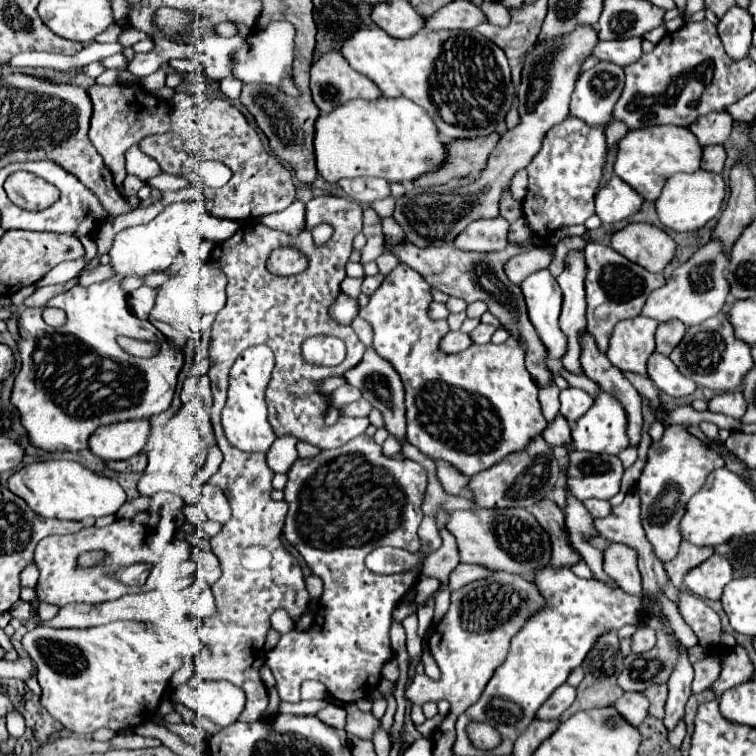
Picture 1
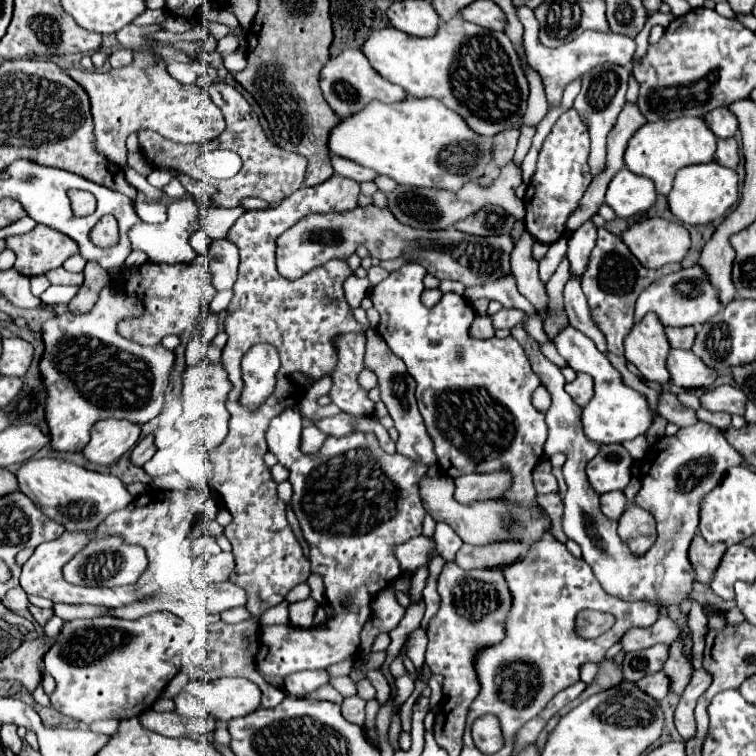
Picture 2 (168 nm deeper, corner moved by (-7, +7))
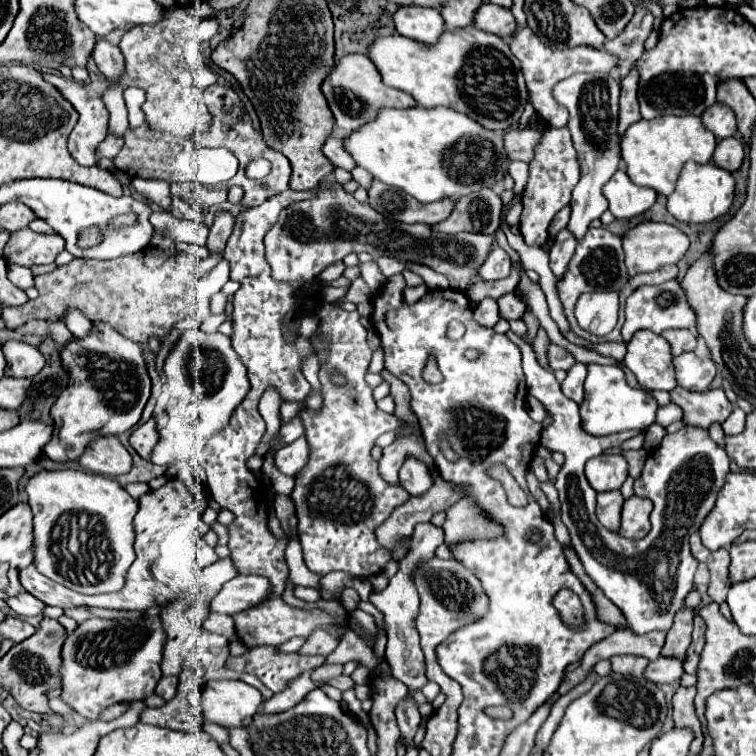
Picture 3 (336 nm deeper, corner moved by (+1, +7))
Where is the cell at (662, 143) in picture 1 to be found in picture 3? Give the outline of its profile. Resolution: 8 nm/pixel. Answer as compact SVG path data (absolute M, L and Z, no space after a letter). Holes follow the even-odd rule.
M664 116L664 118L654 118L654 120L638 120L622 136L622 160L626 162L626 172L634 184L650 186L658 194L668 196L674 192L680 170L688 160L694 160L698 164L712 162L716 142L718 142L716 136L704 128L700 116Z

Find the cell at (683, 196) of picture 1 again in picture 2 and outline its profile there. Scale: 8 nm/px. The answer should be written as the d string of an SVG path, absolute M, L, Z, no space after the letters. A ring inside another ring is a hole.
M716 162L694 164L678 170L674 186L668 194L670 212L684 224L708 224L726 214L726 210L738 200L738 174Z

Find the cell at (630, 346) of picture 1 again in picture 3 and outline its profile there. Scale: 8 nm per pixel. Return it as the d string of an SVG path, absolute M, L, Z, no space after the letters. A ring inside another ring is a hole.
M640 330L628 342L628 354L624 358L624 364L634 372L642 388L648 388L650 392L672 392L676 388L672 358L674 356L670 352L670 346L662 336L650 330Z

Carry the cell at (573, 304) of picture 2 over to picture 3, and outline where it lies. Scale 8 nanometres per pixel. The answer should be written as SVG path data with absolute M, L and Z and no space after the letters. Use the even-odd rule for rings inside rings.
M560 230L560 234L554 240L554 246L550 250L550 268L556 274L556 278L562 278L562 274L566 272L566 266L574 254L576 248L576 238L572 238L570 230Z

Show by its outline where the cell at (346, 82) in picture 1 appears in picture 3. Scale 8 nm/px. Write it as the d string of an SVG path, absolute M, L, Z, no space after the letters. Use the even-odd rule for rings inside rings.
M346 54L340 58L336 68L328 74L328 78L322 84L322 92L330 104L330 110L336 118L336 132L334 134L344 134L350 136L354 130L360 126L376 120L378 108L412 108L416 106L416 100L396 88L390 88L382 82L378 68L372 64L372 60L364 54Z

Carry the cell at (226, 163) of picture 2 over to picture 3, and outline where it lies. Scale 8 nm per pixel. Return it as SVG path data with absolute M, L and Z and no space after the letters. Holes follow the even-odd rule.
M196 148L194 170L200 184L214 186L228 182L236 174L238 160L226 148Z

